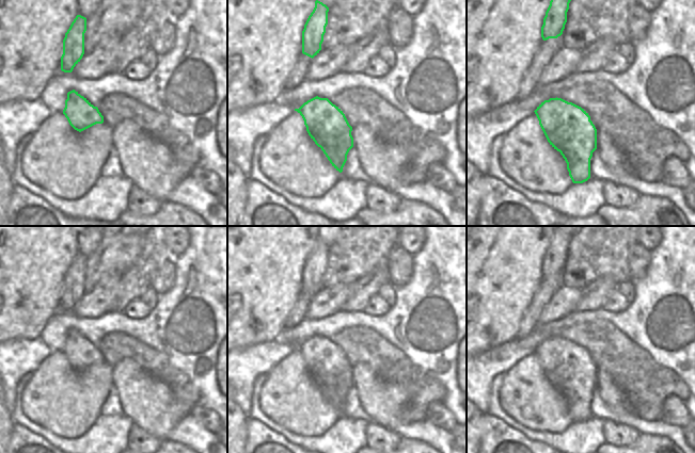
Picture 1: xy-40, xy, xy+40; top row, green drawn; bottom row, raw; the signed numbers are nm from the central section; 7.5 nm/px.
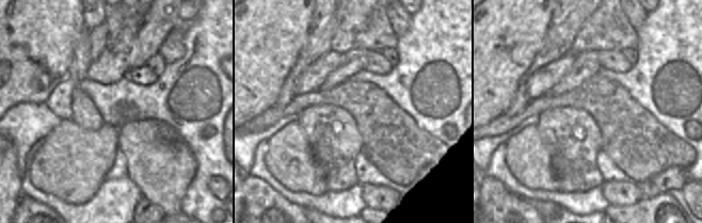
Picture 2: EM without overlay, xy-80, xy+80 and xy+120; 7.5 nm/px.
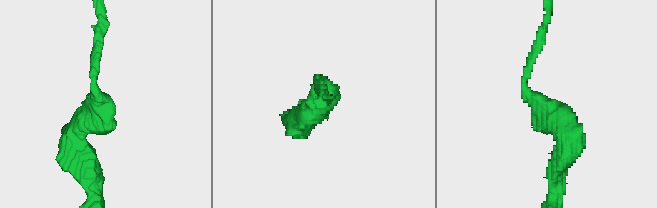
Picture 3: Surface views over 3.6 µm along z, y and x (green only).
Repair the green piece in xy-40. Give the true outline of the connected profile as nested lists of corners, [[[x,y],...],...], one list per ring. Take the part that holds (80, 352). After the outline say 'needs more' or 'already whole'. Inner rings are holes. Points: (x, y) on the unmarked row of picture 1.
[[[75,328],[67,331],[63,353],[69,363],[81,371],[96,362],[104,361],[104,355],[97,345],[94,345],[86,337]]] | already whole

